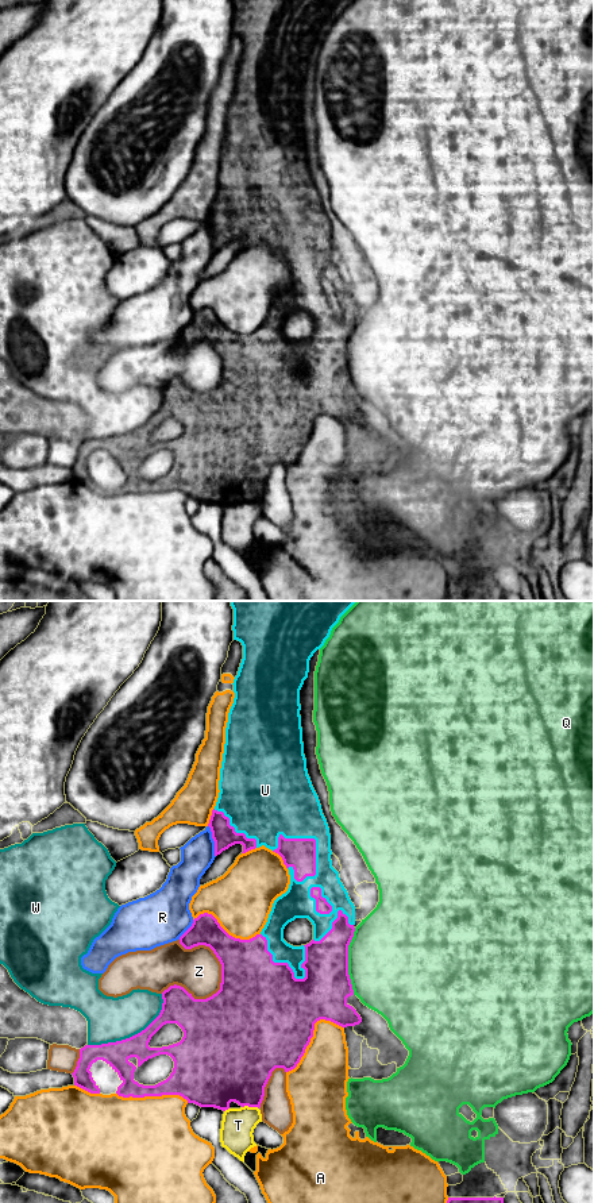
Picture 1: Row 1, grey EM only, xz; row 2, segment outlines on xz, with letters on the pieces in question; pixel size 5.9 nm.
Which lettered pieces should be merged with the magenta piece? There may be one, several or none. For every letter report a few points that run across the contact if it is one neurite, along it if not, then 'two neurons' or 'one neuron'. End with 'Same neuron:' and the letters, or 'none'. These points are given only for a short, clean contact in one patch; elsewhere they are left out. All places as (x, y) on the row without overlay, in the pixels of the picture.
A: two neurons
Q: two neurons
R: two neurons
T: xz (242, 501), (255, 501), (258, 504) | two neurons
U: one neuron
W: two neurons
Z: two neurons
Same neuron: U

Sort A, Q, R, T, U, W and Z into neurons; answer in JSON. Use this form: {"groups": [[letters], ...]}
{"groups": [["A", "T"], ["Q"], ["R"], ["U"], ["W"], ["Z"]]}

